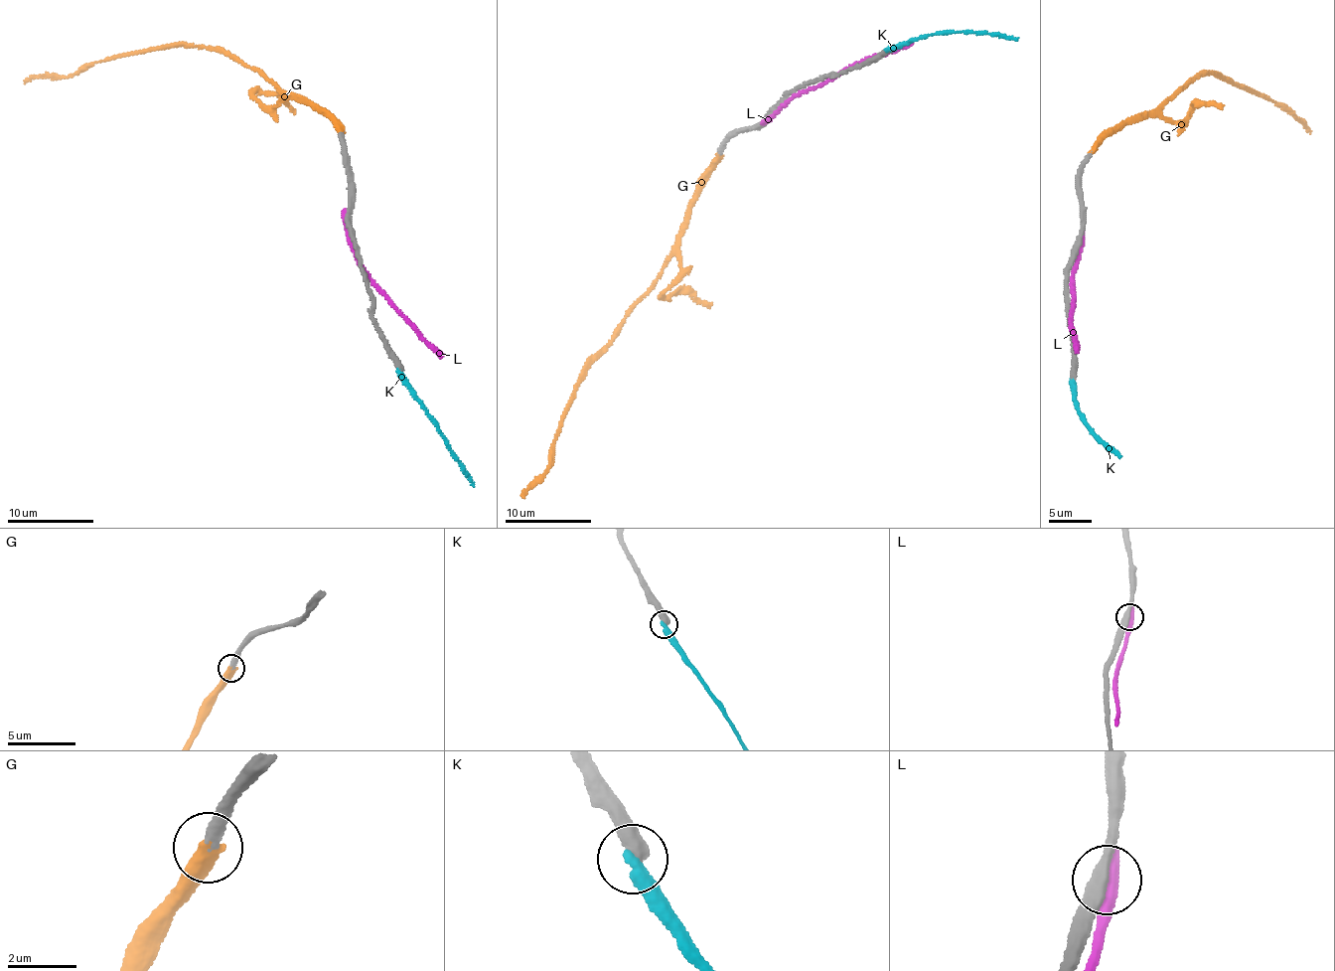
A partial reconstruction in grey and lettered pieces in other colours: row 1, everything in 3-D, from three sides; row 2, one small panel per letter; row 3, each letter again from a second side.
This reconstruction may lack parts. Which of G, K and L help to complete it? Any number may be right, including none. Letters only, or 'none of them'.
G

